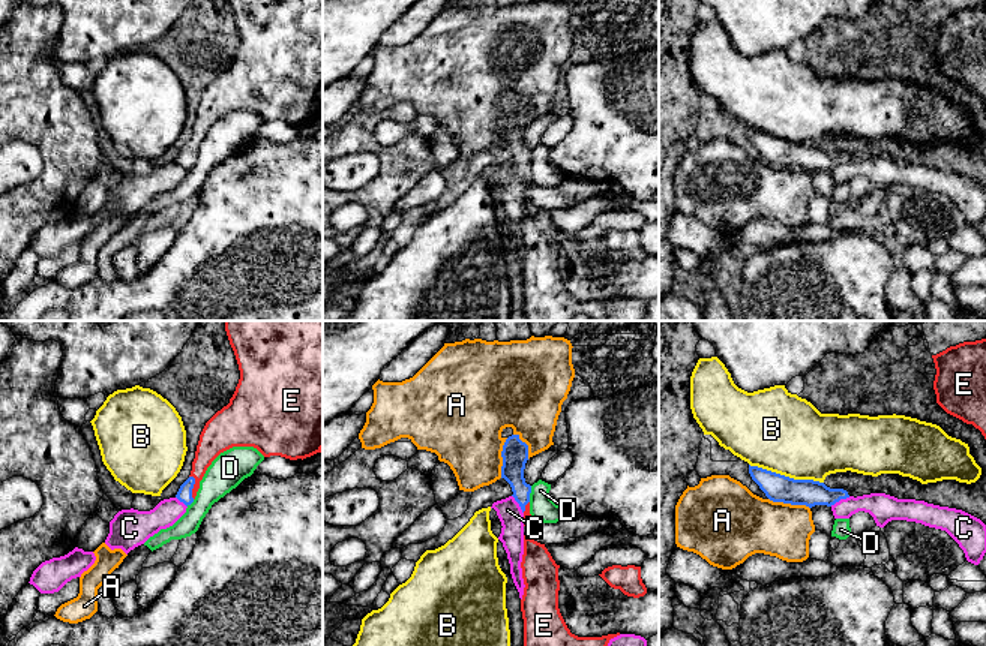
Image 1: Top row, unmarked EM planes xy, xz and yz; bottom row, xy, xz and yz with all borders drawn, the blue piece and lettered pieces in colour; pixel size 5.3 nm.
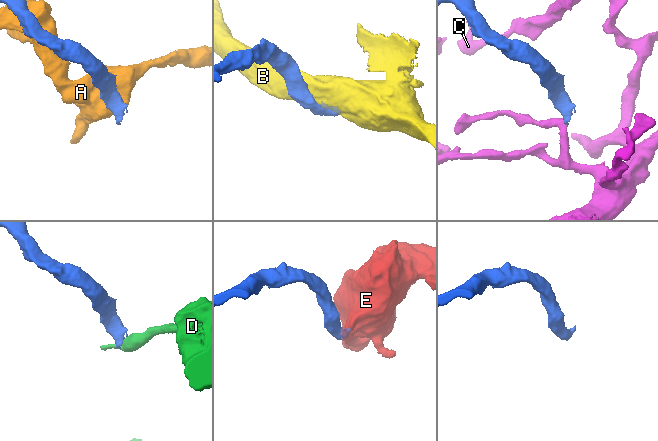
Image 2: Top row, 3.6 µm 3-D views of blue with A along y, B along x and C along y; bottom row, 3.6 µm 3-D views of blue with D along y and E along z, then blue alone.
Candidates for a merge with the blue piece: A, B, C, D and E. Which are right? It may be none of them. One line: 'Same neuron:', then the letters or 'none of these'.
Same neuron: E

